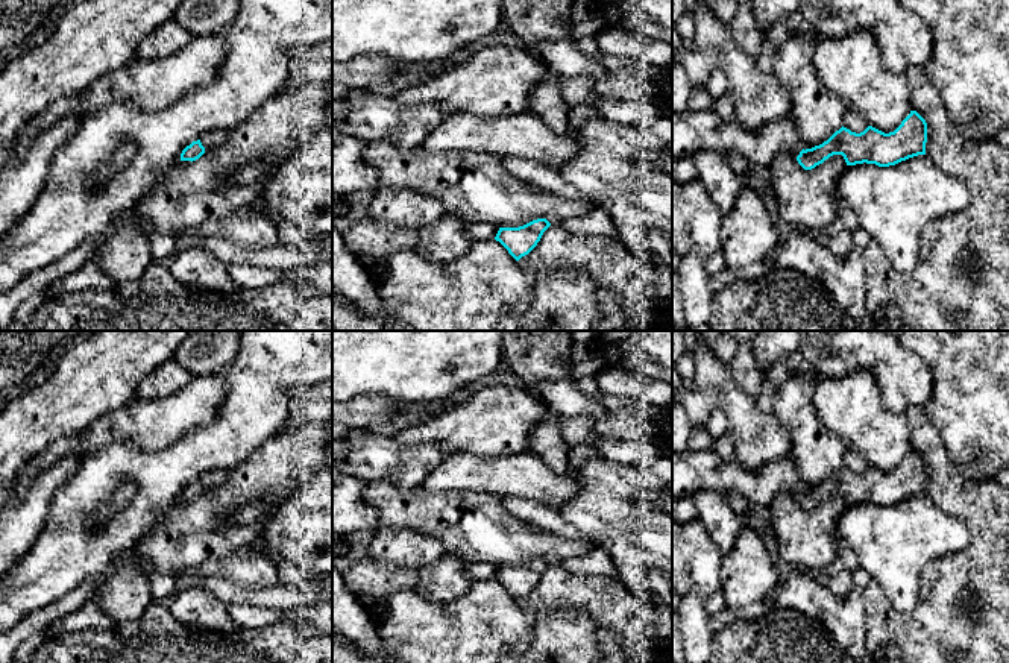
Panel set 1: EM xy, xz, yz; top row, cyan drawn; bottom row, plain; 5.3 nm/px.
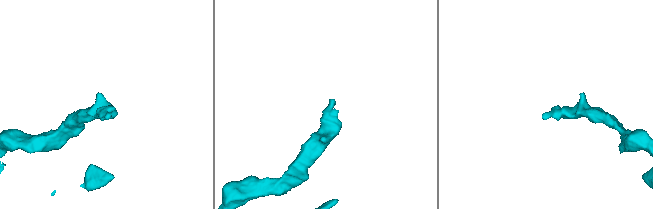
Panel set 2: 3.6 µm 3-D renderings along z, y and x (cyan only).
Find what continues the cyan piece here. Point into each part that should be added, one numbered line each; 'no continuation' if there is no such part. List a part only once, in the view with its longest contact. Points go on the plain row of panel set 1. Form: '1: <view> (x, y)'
1: xy (217, 477)

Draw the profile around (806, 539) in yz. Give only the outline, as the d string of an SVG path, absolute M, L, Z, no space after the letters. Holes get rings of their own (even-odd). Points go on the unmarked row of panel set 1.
M787 492L777 493L769 510L780 560L822 575L838 554L836 523L847 507L842 495L833 495L815 508L804 510Z

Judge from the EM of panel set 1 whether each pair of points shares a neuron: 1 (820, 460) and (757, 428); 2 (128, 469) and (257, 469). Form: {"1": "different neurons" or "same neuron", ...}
{"1": "different neurons", "2": "different neurons"}

